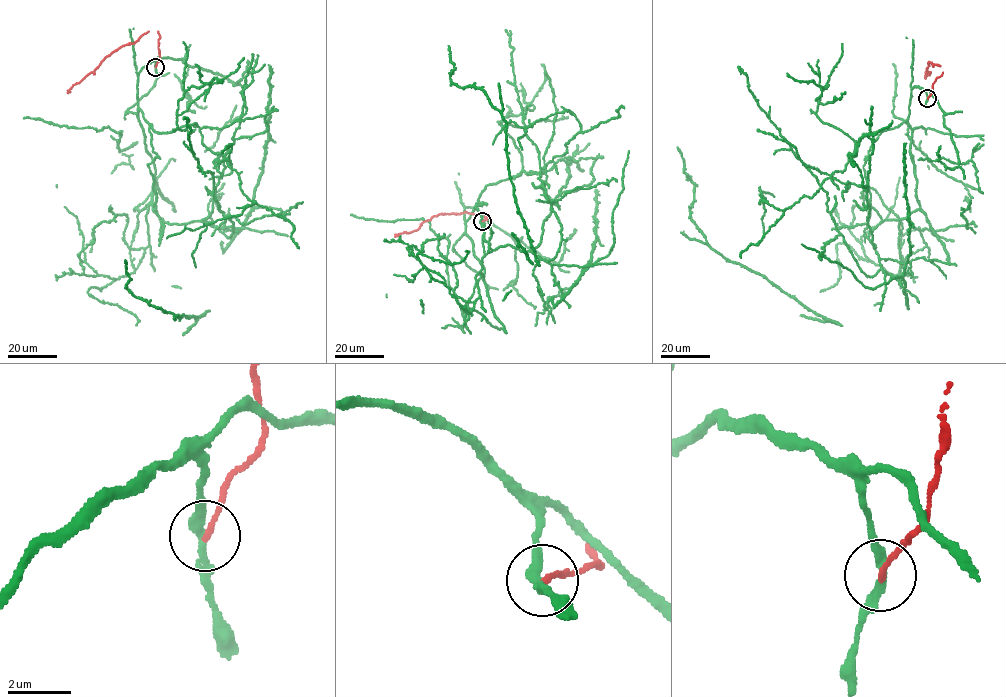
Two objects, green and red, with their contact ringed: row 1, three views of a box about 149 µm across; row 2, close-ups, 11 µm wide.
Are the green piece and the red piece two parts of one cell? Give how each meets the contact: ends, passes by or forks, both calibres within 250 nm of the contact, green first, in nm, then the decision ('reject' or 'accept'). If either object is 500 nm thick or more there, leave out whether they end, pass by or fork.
green passes by | red ends | 280/180 nm | reject

